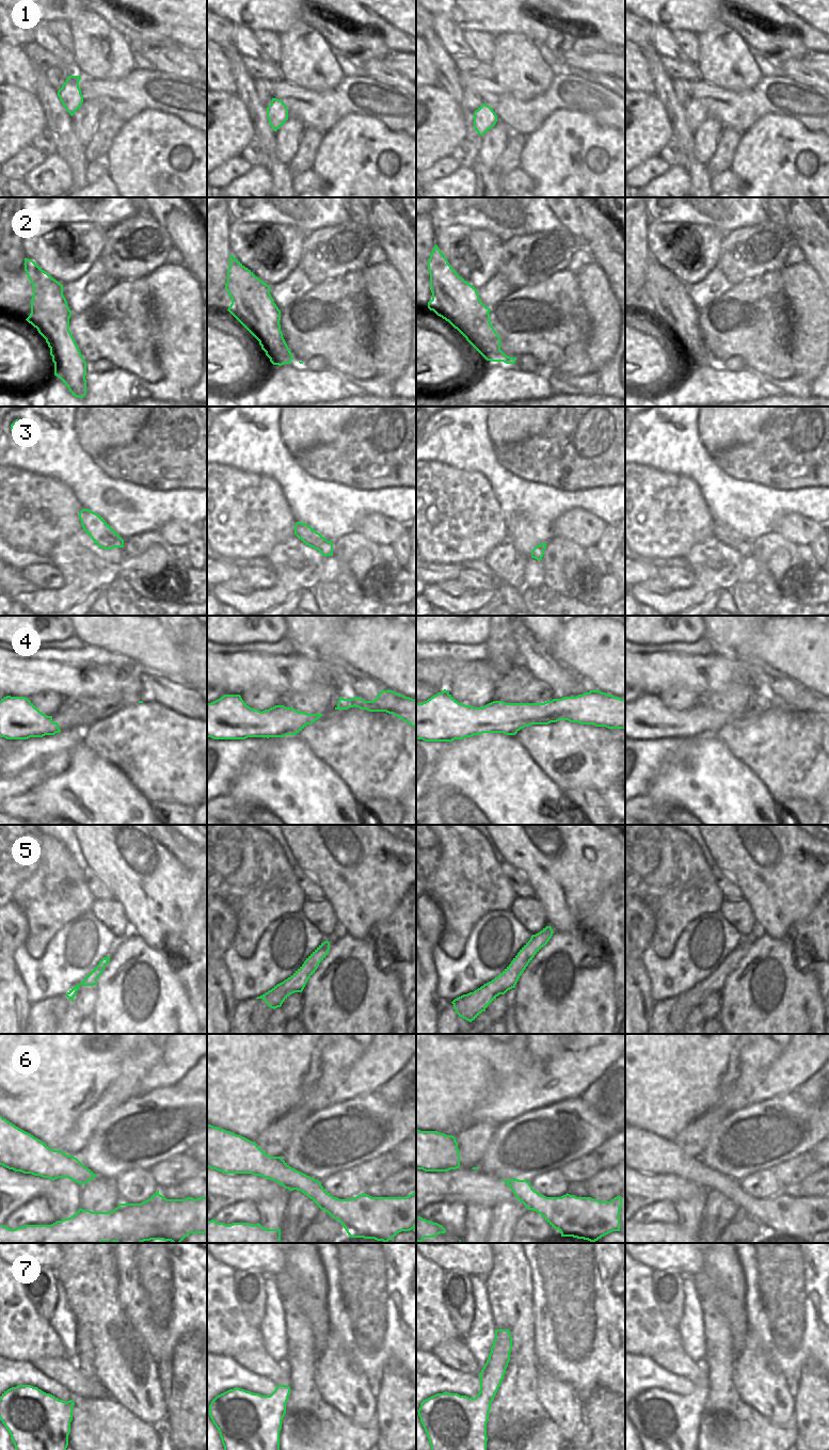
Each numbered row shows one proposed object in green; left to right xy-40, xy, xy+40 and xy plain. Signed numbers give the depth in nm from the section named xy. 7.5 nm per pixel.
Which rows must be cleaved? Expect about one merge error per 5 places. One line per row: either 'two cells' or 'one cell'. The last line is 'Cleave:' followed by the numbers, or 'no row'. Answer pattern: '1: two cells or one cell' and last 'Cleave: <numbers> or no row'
1: one cell
2: two cells
3: one cell
4: one cell
5: one cell
6: one cell
7: one cell
Cleave: 2

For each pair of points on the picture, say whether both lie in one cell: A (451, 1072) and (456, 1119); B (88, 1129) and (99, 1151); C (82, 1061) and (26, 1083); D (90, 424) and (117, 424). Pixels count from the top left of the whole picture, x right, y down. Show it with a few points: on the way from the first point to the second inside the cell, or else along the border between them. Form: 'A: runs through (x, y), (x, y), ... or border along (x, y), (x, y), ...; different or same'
A: runs through (451, 1084), (451, 1108); same
B: border along (107, 1115), (101, 1119), (86, 1144), (78, 1152); different
C: runs through (68, 1061), (60, 1061), (43, 1078), (40, 1078); same
D: runs through (96, 424), (111, 424); same

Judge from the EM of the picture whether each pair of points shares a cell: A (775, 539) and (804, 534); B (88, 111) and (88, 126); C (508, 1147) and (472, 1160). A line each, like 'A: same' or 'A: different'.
A: different
B: same
C: different

